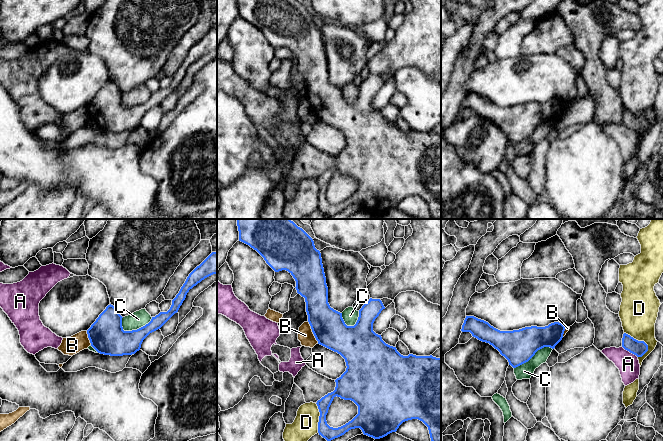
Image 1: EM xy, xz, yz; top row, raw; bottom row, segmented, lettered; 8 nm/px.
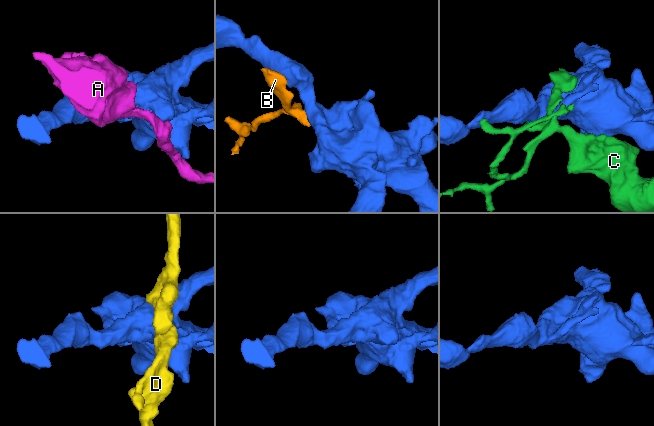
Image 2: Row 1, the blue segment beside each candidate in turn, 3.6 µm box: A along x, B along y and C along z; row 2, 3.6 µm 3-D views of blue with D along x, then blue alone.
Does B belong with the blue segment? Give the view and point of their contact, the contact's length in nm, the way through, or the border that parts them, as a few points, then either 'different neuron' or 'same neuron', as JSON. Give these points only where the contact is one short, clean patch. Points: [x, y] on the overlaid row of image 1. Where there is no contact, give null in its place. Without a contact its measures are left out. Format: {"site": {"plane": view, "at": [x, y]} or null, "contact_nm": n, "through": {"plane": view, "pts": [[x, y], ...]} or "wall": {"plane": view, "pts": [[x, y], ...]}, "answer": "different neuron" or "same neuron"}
{"site": {"plane": "xz", "at": [312, 331]}, "contact_nm": 200, "wall": {"plane": "xz", "pts": [[308, 321], [318, 343]]}, "answer": "different neuron"}

